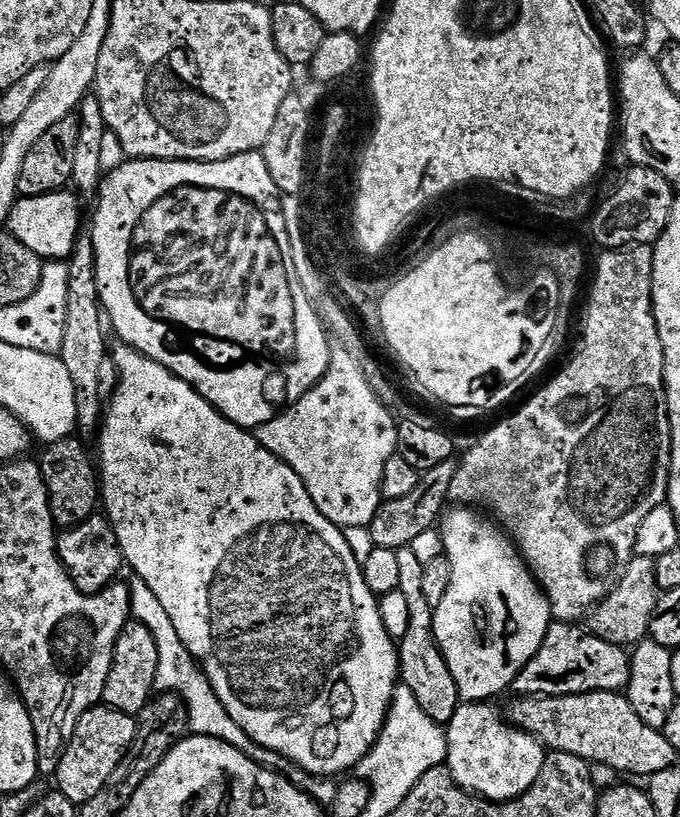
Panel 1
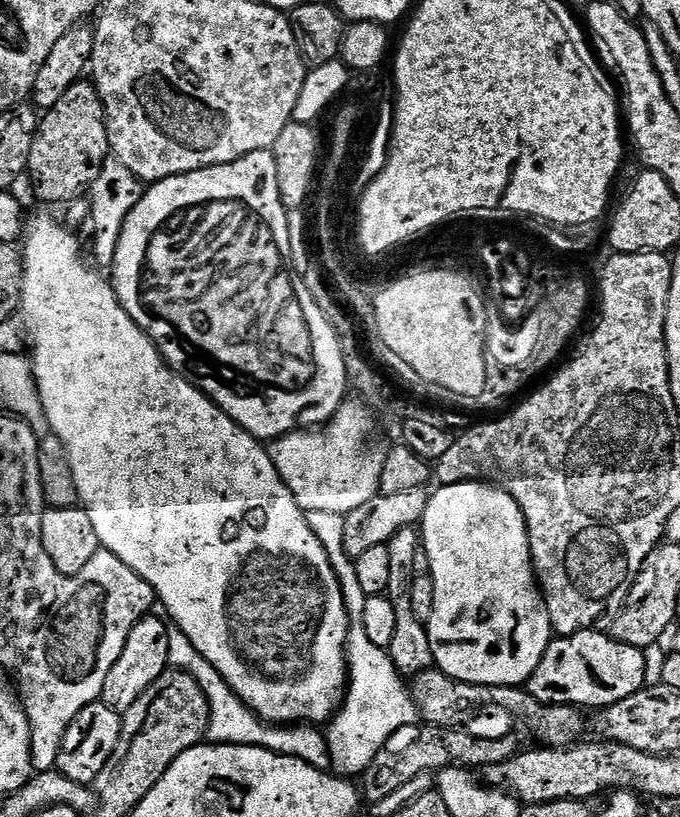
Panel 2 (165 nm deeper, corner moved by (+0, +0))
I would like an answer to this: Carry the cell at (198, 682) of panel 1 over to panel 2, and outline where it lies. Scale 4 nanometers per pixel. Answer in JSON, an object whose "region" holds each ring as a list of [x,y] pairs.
{"region":[[[177,631],[172,643],[172,657],[175,667],[194,677],[202,686],[209,703],[212,706],[214,725],[212,736],[218,744],[249,744],[270,750],[279,756],[296,756],[302,762],[321,770],[333,767],[334,754],[328,745],[327,735],[319,727],[305,727],[305,732],[291,732],[288,726],[273,726],[266,720],[261,720],[236,691],[224,680],[222,674],[189,640],[185,632]]]}

